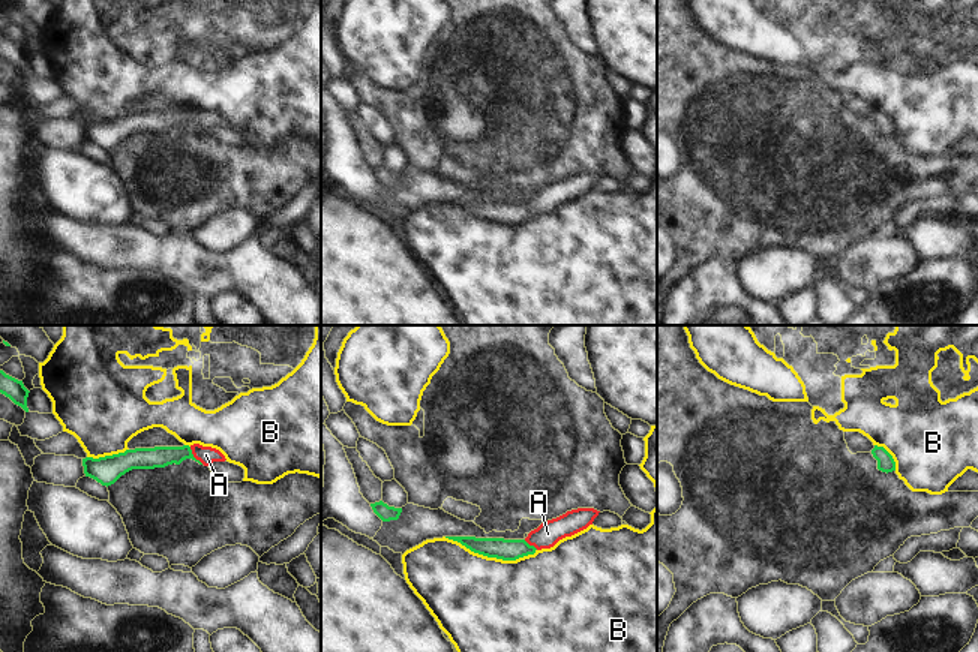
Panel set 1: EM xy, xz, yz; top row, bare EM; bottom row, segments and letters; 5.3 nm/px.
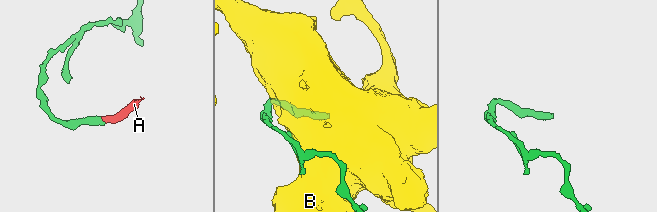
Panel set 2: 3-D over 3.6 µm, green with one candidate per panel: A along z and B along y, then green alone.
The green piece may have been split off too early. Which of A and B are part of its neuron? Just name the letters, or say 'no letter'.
A

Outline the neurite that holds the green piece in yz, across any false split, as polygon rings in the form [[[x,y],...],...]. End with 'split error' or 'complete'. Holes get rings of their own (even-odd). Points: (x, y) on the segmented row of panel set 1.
[[[874,445],[874,448],[872,450],[872,454],[878,460],[879,471],[886,474],[896,471],[896,462],[892,456],[884,447]]]; complete

